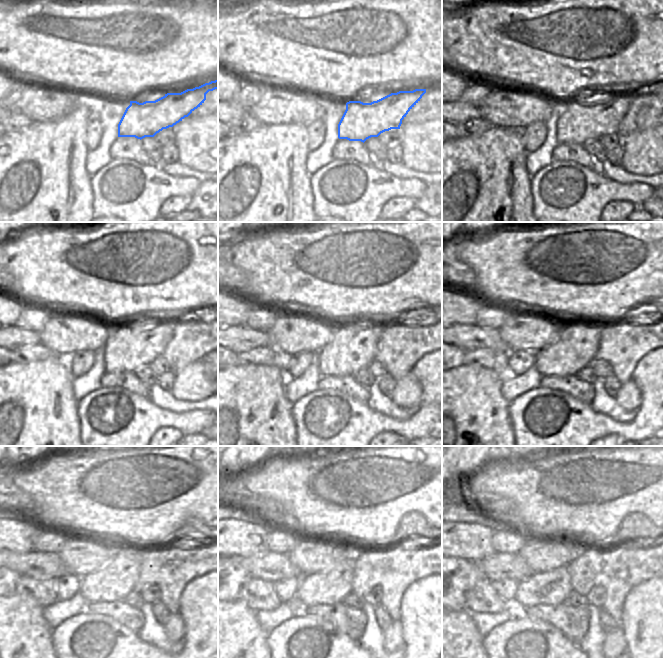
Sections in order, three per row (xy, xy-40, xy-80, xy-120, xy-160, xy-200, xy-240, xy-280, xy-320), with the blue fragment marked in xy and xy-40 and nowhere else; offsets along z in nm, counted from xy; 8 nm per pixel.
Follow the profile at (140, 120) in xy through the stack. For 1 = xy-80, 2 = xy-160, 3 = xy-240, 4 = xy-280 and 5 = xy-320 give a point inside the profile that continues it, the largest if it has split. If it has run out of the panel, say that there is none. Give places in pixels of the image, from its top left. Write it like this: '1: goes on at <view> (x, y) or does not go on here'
1: goes on at xy-80 (580, 122)
2: goes on at xy-160 (353, 346)
3: goes on at xy-240 (114, 581)
4: goes on at xy-280 (330, 586)
5: goes on at xy-320 (549, 588)

